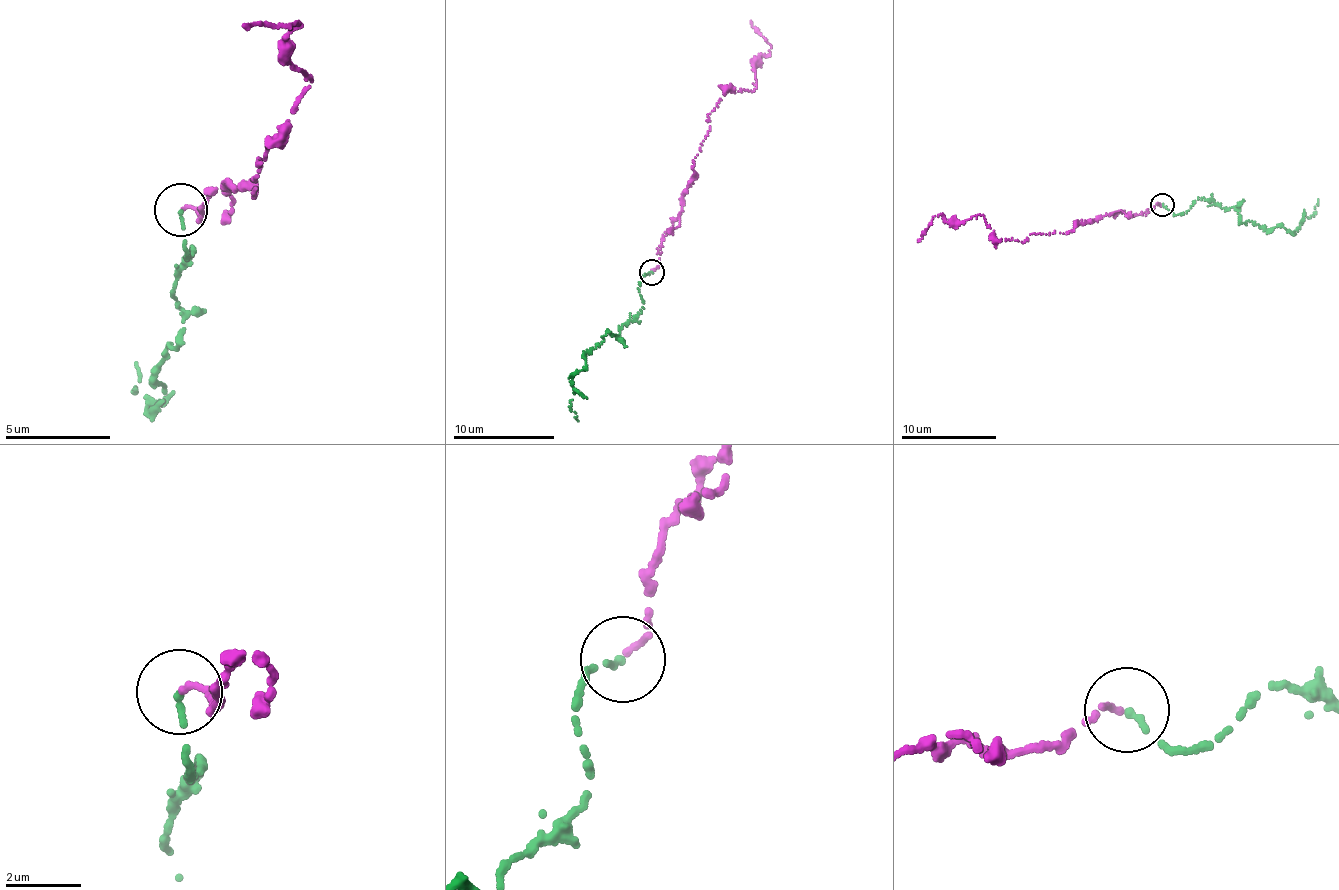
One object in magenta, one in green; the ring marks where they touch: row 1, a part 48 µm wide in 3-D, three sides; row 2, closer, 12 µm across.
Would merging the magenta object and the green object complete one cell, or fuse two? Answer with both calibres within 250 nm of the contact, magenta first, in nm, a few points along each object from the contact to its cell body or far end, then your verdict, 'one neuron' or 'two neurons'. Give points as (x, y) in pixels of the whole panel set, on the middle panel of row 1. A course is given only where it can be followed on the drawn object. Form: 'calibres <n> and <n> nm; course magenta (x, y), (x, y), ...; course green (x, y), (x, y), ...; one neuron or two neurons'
calibres 150 and 180 nm; course magenta (652, 271), (661, 239), (687, 191), (710, 113), (725, 91), (754, 89), (755, 59), (770, 52), (750, 21); course green (652, 273), (641, 281), (642, 307), (573, 374), (570, 408), (578, 421); one neuron

